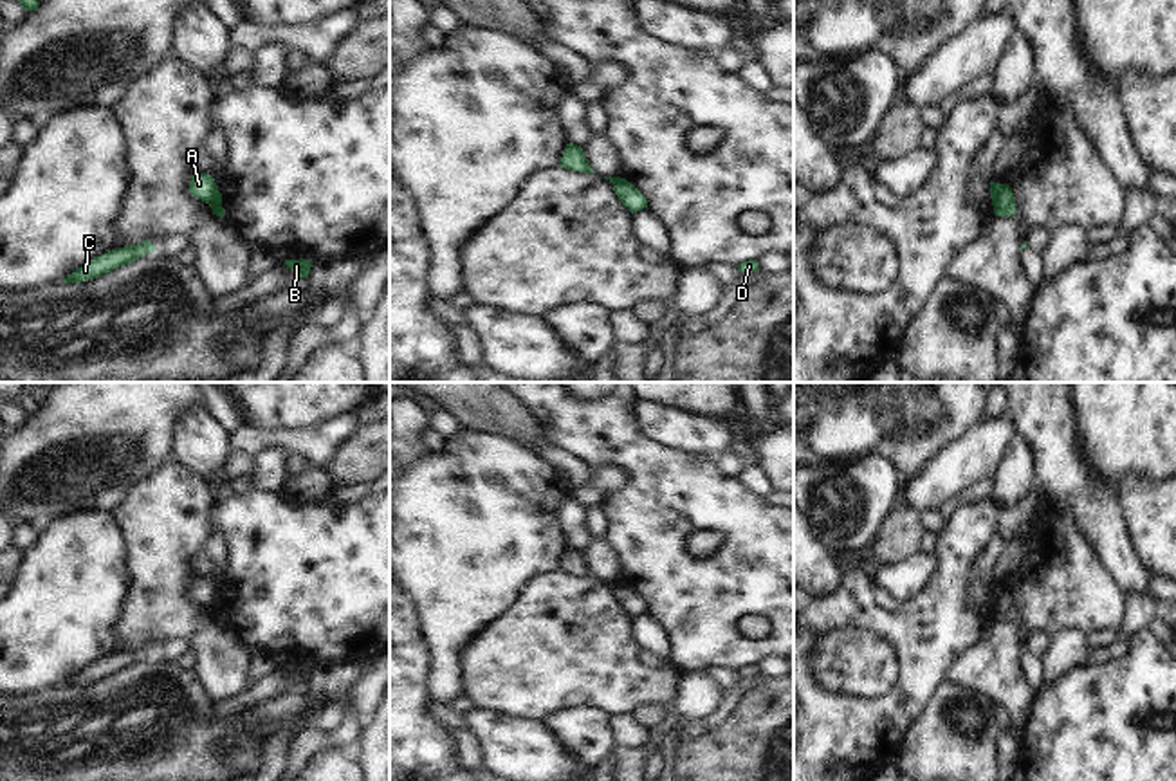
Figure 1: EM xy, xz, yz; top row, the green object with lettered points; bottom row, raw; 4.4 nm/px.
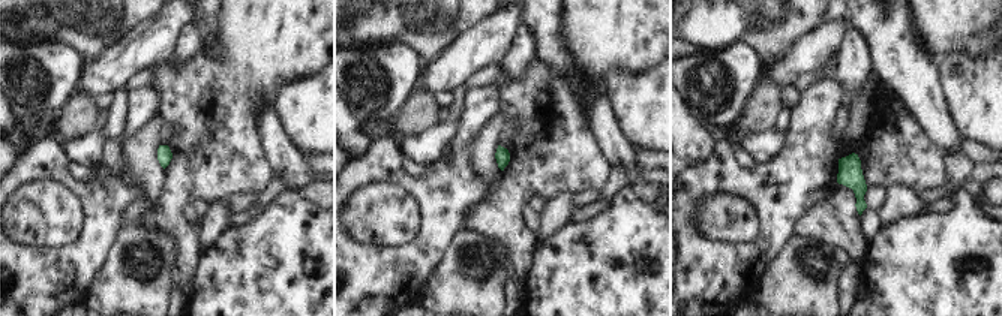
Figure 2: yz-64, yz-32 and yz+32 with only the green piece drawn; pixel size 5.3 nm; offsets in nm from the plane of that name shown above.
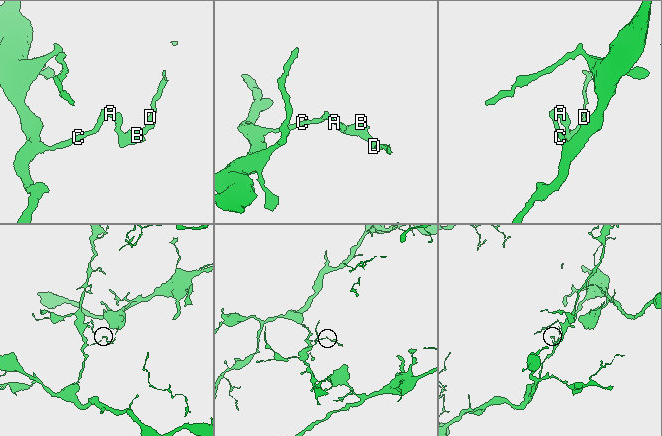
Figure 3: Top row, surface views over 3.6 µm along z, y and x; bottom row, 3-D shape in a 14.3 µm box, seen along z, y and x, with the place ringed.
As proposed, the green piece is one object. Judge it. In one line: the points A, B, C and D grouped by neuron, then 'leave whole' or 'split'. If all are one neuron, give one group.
A C / B D; split

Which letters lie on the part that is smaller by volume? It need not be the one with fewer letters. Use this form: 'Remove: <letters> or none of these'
Remove: B, D

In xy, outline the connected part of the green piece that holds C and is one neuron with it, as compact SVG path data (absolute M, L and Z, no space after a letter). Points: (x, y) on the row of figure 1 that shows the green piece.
M144 240L137 245L124 245L121 249L112 249L83 267L76 269L69 274L61 283L81 283L87 280L94 280L97 276L108 274L117 267L124 267L148 253L155 253L155 247L150 240Z

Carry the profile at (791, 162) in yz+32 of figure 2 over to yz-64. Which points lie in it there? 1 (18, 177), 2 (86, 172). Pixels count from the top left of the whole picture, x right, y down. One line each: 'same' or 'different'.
1: same
2: different

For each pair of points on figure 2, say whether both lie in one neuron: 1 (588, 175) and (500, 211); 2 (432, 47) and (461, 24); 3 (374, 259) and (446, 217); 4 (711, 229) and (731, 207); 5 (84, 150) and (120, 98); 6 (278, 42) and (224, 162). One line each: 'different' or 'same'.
1: same
2: same
3: same
4: same
5: same
6: same

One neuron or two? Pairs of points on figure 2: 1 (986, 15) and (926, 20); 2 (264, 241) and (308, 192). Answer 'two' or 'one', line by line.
1: one
2: two

